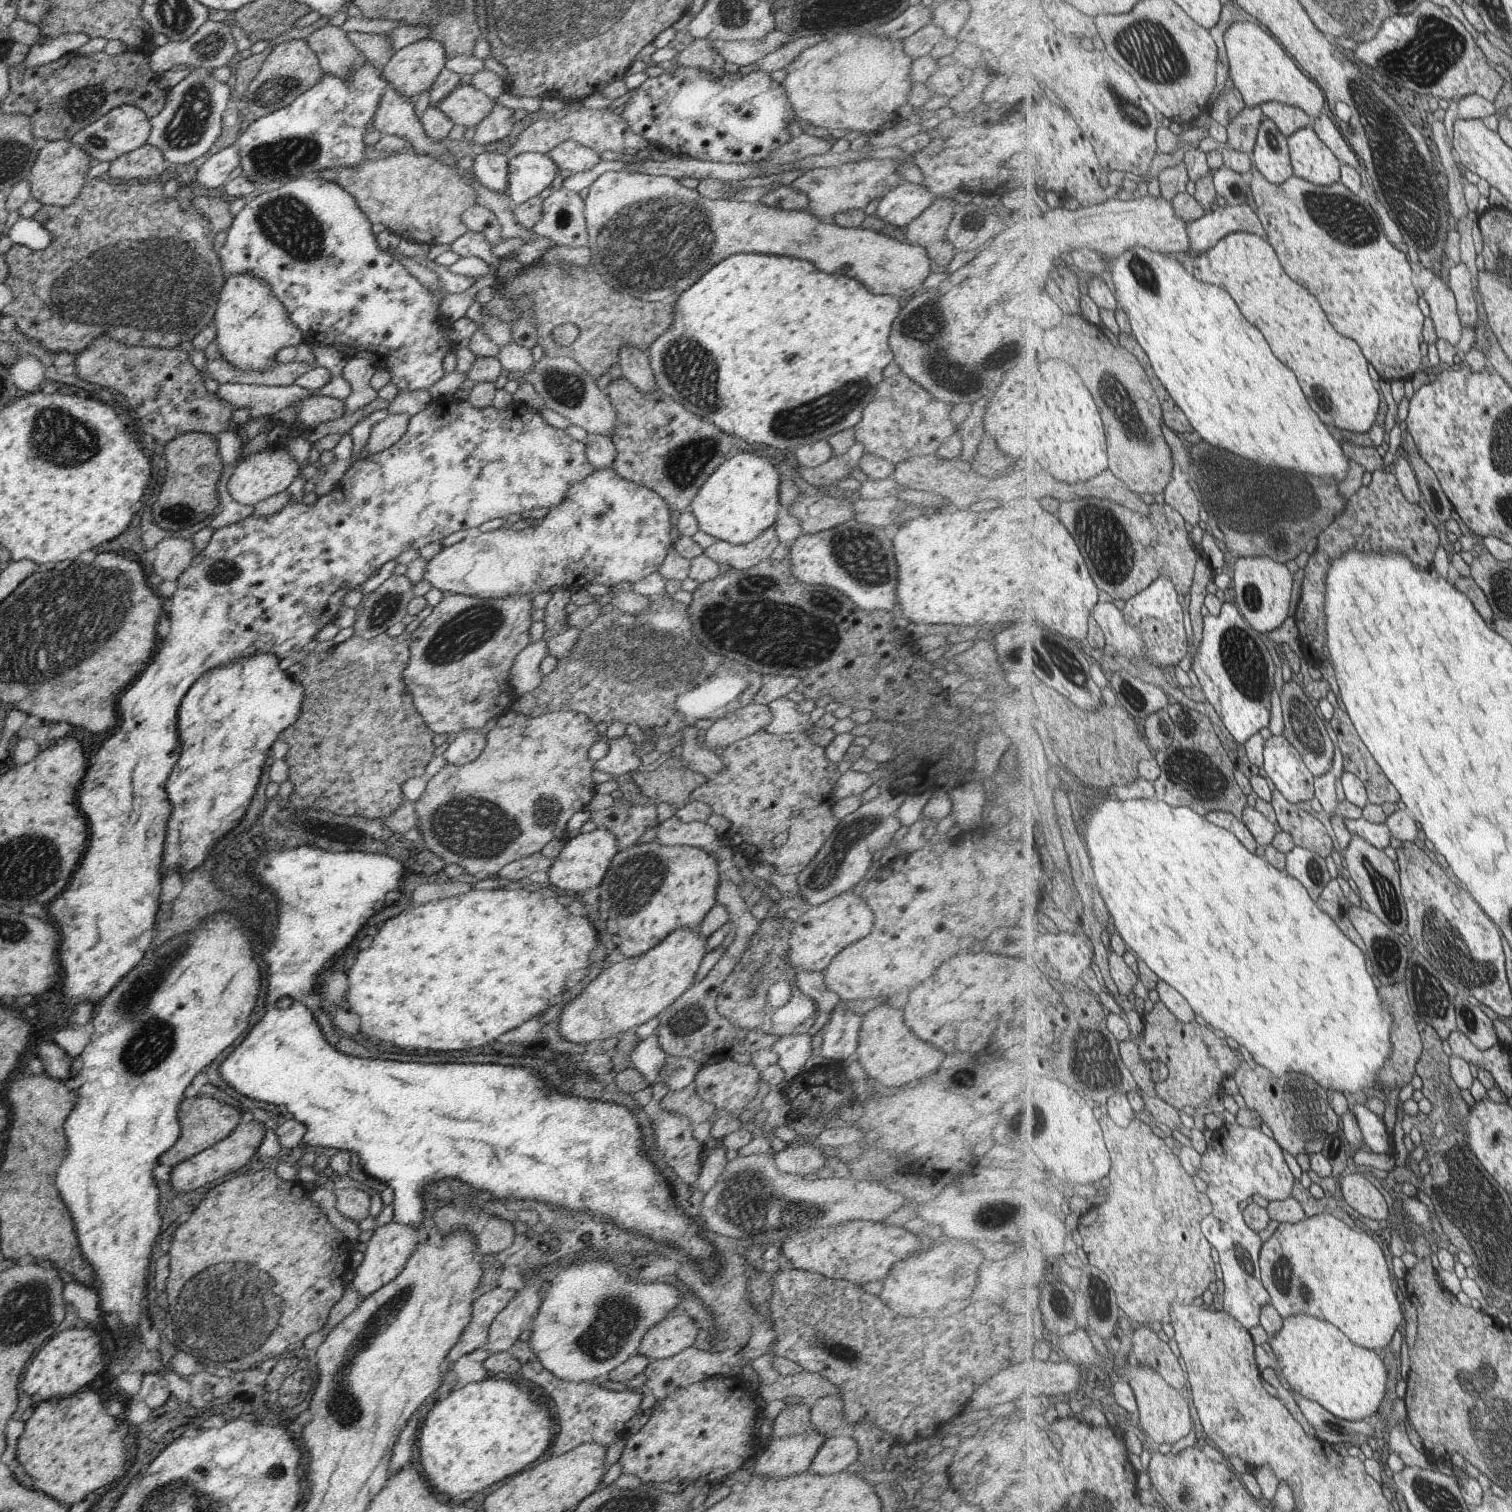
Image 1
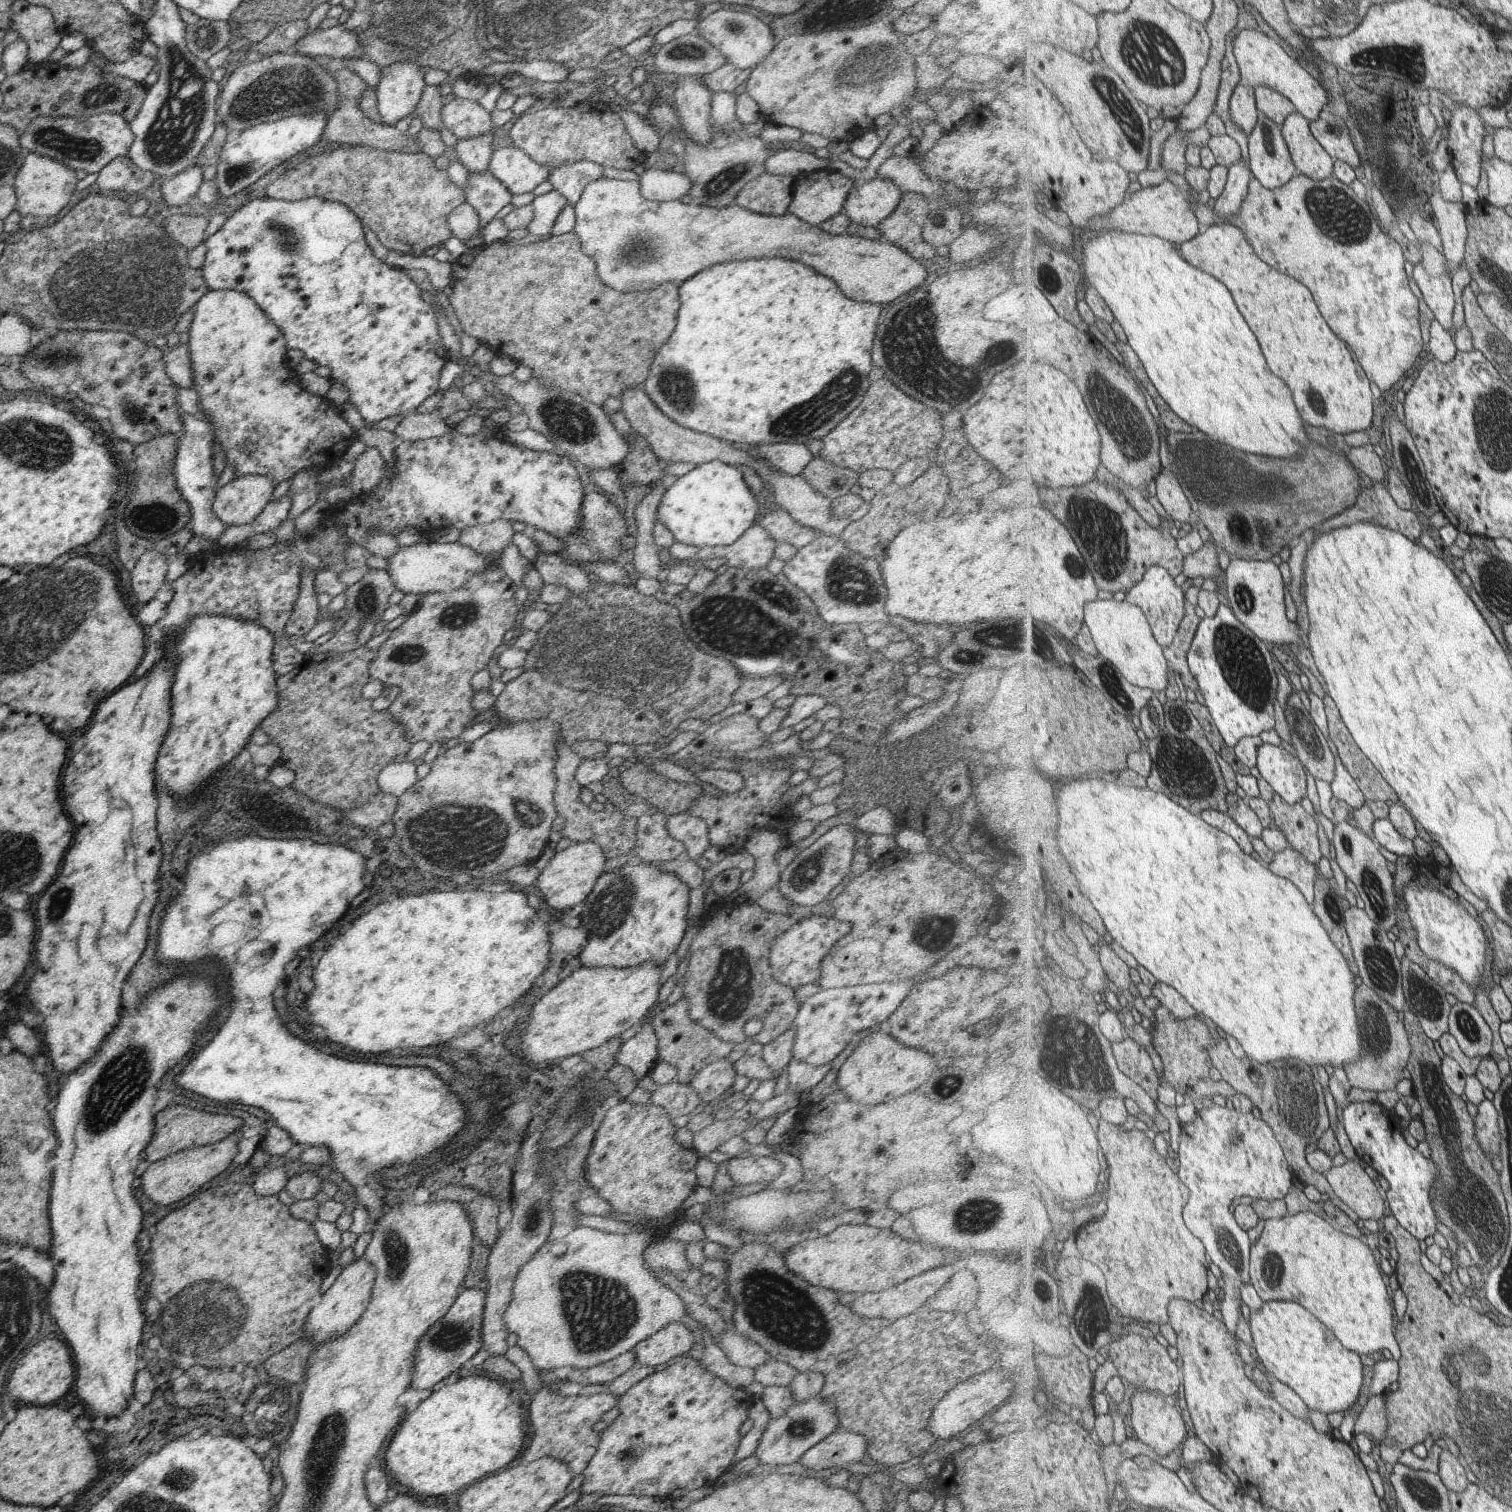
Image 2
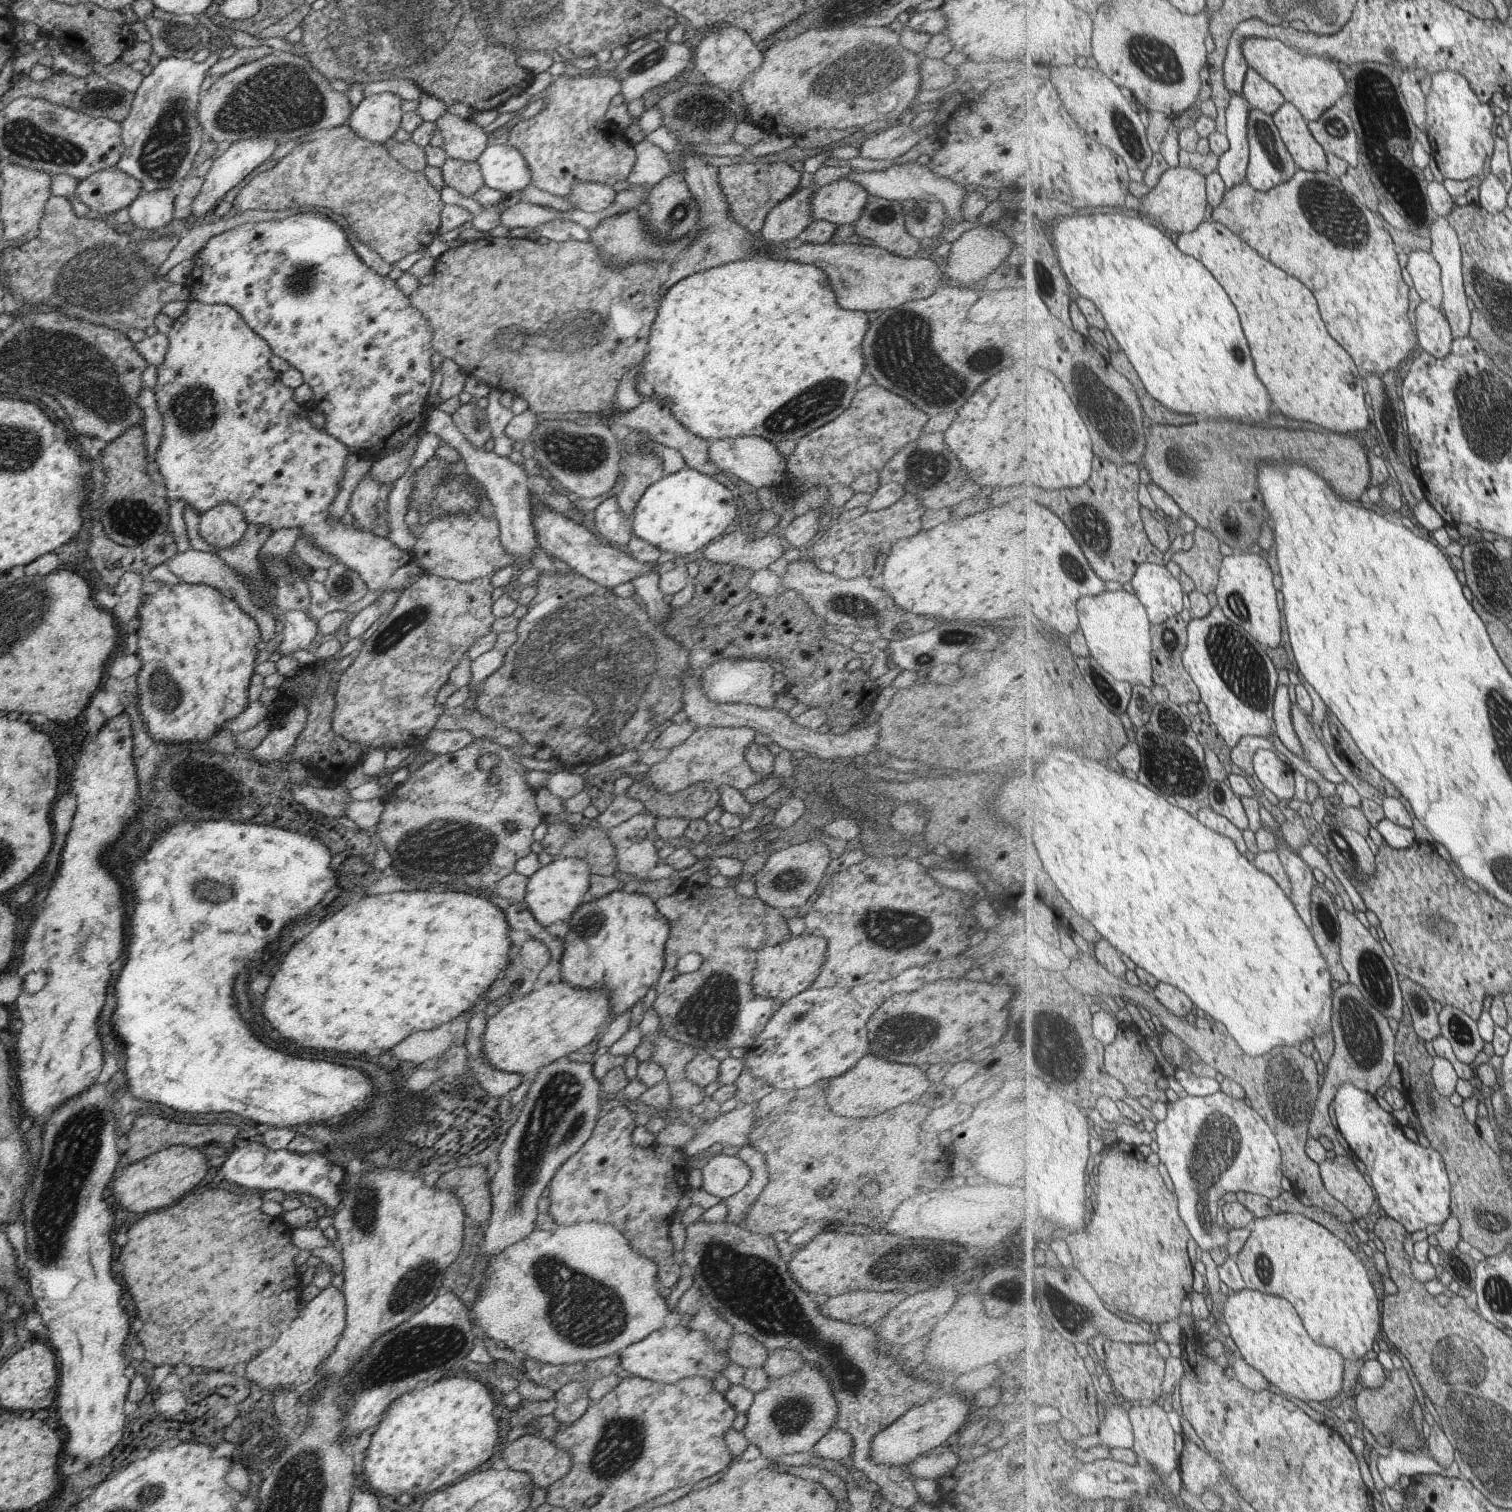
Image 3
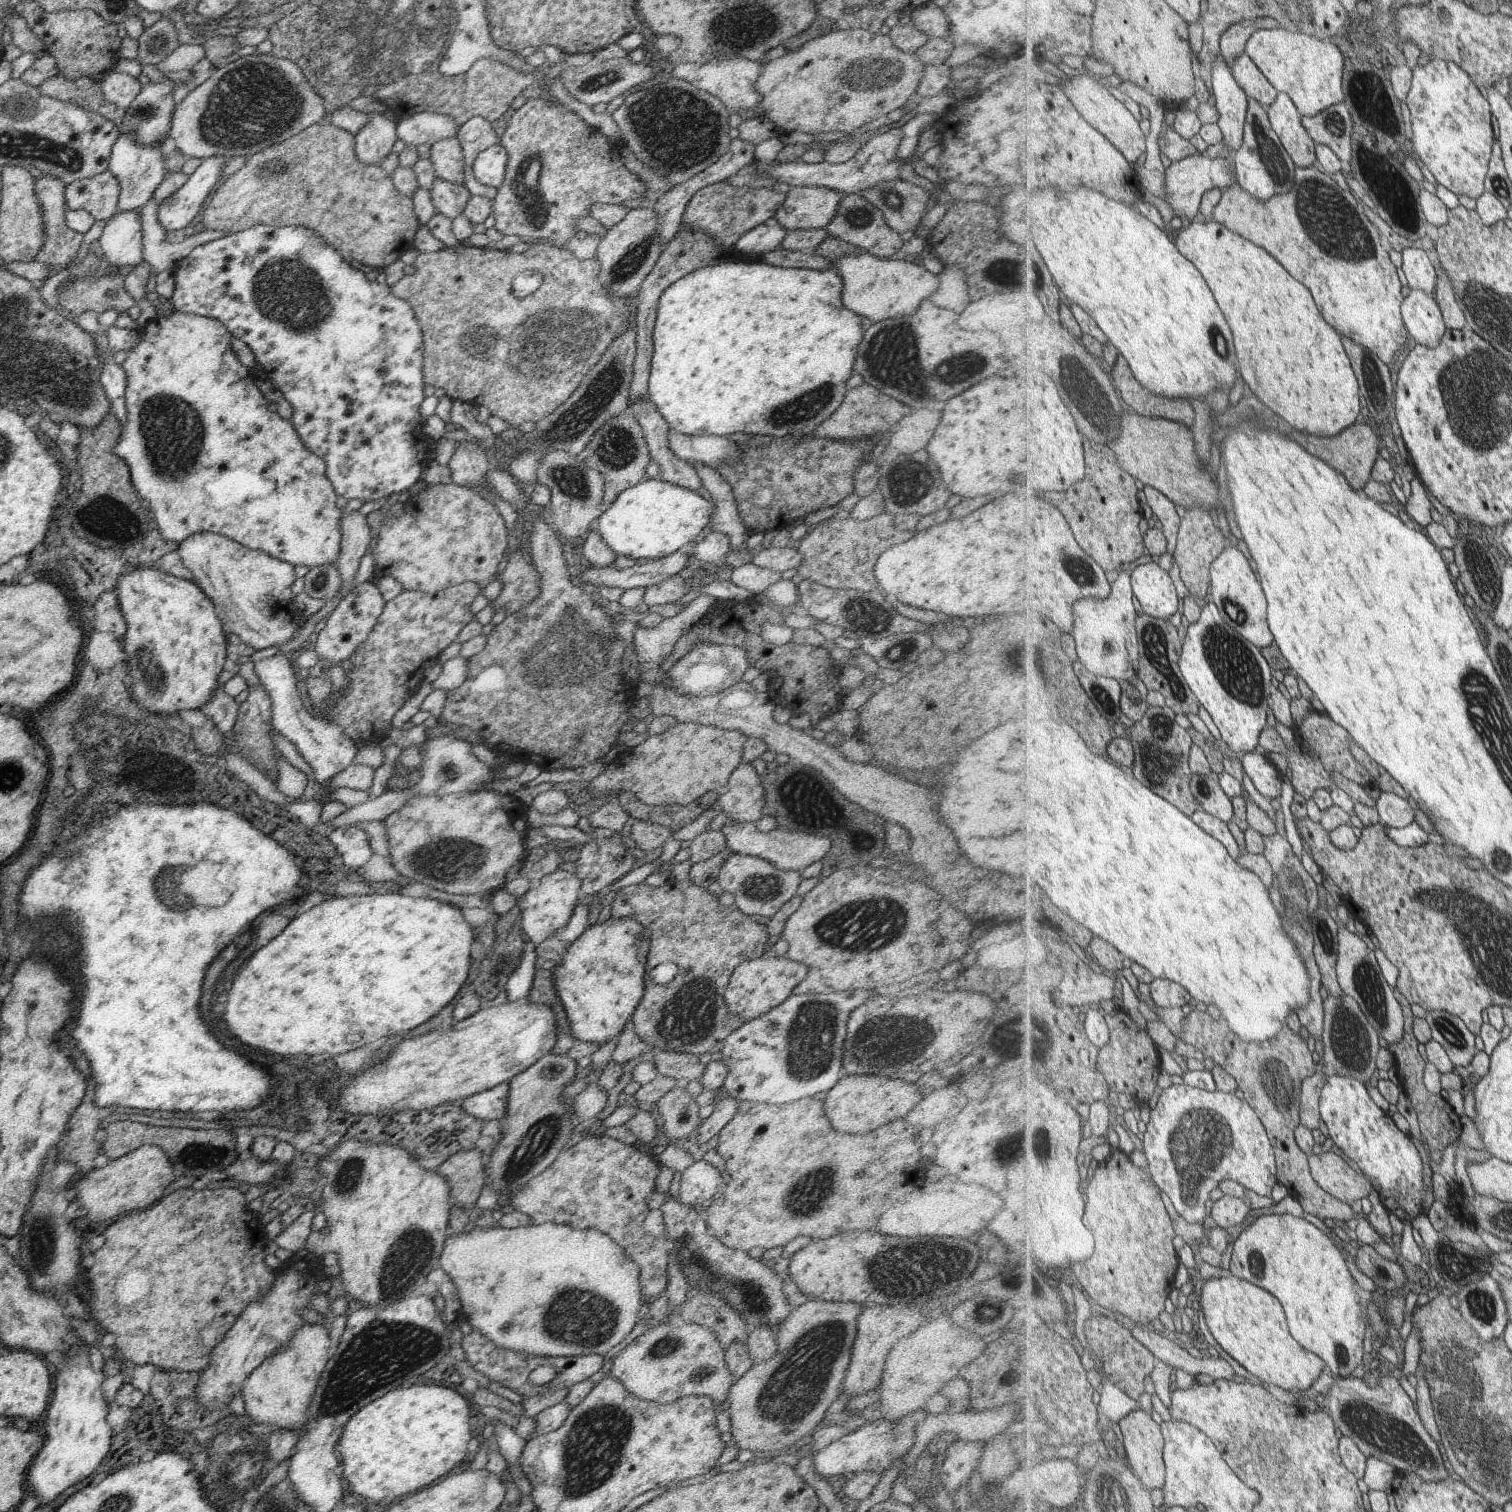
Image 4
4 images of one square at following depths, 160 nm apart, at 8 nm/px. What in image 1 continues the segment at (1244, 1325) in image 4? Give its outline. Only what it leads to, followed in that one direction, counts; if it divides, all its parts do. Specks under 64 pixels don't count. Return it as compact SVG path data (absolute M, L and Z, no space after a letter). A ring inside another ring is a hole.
M1295 1314L1284 1319L1284 1327L1268 1342L1273 1348L1281 1373L1288 1384L1303 1397L1318 1402L1335 1416L1348 1421L1368 1421L1374 1414L1379 1417L1387 1408L1387 1380L1389 1370L1385 1360L1374 1350L1355 1344L1338 1326L1332 1322L1312 1317L1311 1315Z

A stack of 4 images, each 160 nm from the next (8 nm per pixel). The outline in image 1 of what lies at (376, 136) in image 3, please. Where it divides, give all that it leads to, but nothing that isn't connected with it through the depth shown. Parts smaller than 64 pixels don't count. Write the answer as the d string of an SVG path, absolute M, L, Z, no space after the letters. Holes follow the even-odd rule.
M419 39L397 49L383 65L381 76L396 96L414 100L418 92L430 88L445 61L441 43Z

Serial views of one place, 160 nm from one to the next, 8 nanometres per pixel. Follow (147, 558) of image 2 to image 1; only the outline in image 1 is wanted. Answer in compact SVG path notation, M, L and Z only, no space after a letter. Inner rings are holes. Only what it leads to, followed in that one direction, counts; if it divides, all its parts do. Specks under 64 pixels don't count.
M167 534L150 552L147 558L152 564L156 578L163 580L176 580L192 561L195 550L190 538L175 537Z

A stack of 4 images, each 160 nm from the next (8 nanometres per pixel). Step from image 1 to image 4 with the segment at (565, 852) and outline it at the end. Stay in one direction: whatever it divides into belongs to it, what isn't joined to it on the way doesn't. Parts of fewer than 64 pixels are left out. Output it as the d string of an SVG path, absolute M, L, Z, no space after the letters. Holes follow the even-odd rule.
M567 866L559 867L555 871L540 877L537 886L528 888L522 894L518 907L520 908L521 923L520 928L527 940L534 945L538 945L542 940L551 936L557 928L566 925L573 912L573 907L578 904L578 890L580 880L577 875L571 872Z

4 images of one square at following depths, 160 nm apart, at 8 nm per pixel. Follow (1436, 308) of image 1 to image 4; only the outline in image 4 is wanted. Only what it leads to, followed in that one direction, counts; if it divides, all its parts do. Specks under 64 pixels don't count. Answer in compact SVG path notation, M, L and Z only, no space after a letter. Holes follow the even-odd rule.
M1407 248L1401 252L1402 270L1408 280L1410 289L1419 289L1436 296L1438 272L1430 252L1419 248Z

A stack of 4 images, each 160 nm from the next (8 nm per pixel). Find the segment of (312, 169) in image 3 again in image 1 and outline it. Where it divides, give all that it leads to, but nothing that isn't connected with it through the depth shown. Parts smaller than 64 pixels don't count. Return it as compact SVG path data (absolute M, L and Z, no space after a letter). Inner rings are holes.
M408 148L382 159L367 159L349 168L326 169L317 174L342 186L357 203L370 224L380 222L397 237L417 239L433 245L450 244L466 231L461 213L476 202L476 194L466 181L468 175L420 155Z

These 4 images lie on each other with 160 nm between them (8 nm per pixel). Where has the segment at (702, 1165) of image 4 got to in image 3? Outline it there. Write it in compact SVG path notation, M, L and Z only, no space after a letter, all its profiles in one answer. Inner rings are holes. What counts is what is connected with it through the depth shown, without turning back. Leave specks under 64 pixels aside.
M724 1153L709 1160L700 1172L702 1184L699 1189L719 1200L725 1200L741 1190L749 1182L752 1173L746 1162Z

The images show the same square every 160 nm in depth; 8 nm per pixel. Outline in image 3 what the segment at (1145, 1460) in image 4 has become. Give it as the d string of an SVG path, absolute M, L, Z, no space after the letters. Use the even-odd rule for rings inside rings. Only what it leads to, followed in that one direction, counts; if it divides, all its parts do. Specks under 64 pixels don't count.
M1142 1402L1141 1404L1133 1404L1127 1412L1128 1421L1132 1427L1133 1444L1132 1451L1140 1460L1148 1460L1152 1467L1163 1477L1167 1478L1175 1468L1180 1466L1180 1454L1178 1445L1177 1432L1173 1430L1167 1410L1154 1402Z

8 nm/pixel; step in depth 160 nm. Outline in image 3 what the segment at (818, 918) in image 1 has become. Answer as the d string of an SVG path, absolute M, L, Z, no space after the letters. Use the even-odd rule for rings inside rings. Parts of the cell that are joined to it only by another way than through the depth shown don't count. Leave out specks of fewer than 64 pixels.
M807 933L791 935L785 942L765 948L756 962L757 968L755 968L753 980L750 980L751 991L759 997L784 1002L809 988L827 960L827 944L826 938Z

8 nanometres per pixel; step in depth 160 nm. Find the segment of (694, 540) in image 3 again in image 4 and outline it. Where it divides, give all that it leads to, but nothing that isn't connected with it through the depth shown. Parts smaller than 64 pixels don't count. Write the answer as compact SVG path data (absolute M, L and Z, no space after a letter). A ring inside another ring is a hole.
M647 478L619 493L607 510L600 513L593 525L604 545L616 556L653 560L685 549L710 524L713 511L715 506L706 494L681 488L661 478Z

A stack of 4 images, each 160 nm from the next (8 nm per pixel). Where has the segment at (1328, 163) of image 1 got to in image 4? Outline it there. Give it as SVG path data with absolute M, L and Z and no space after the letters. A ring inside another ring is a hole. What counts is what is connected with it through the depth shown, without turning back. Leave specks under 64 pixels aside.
M1279 93L1277 100L1268 108L1268 116L1271 117L1272 128L1275 129L1282 146L1294 161L1294 164L1303 169L1313 166L1317 162L1316 142L1314 138L1311 138L1309 131L1303 124L1304 116L1299 112L1293 99L1287 93Z

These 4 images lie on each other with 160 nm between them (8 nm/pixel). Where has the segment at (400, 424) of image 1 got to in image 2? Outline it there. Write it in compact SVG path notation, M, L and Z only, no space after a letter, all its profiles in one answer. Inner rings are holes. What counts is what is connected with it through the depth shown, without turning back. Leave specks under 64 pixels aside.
M365 447L353 461L349 485L352 494L369 494L381 482L383 458L375 447Z

